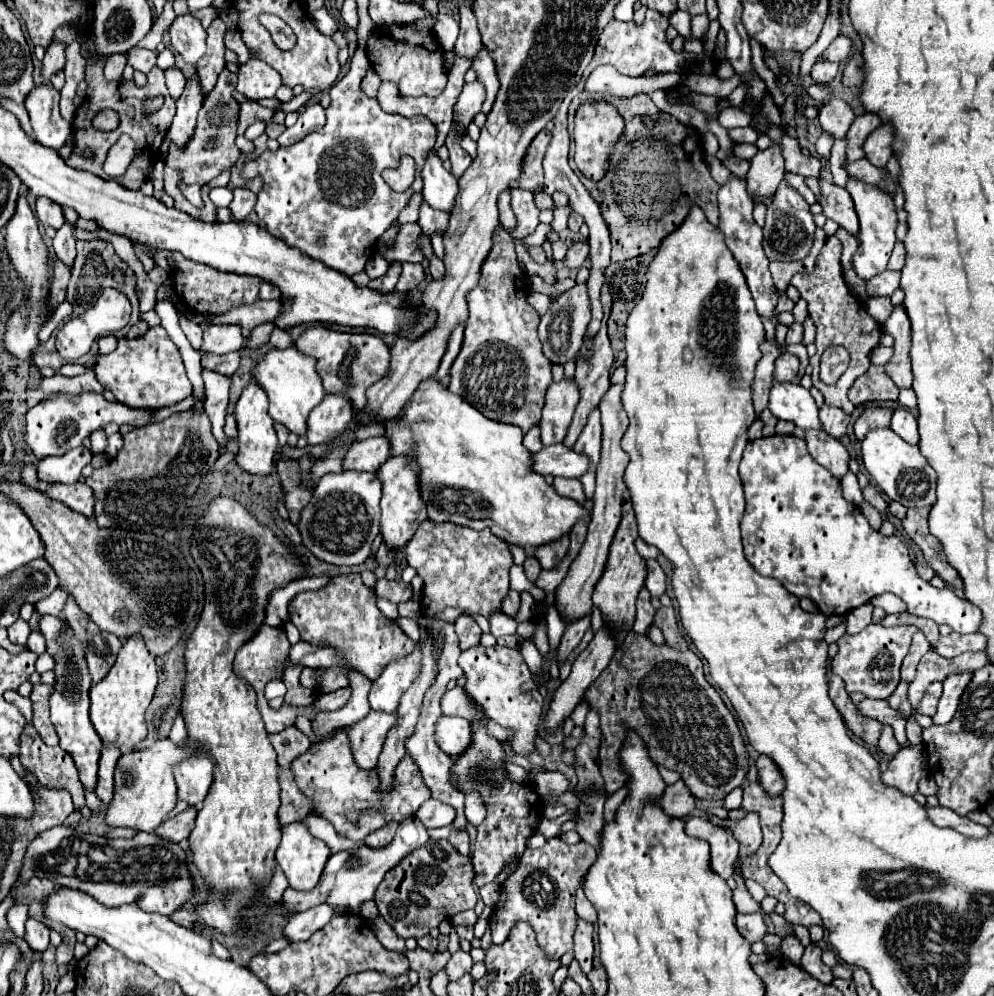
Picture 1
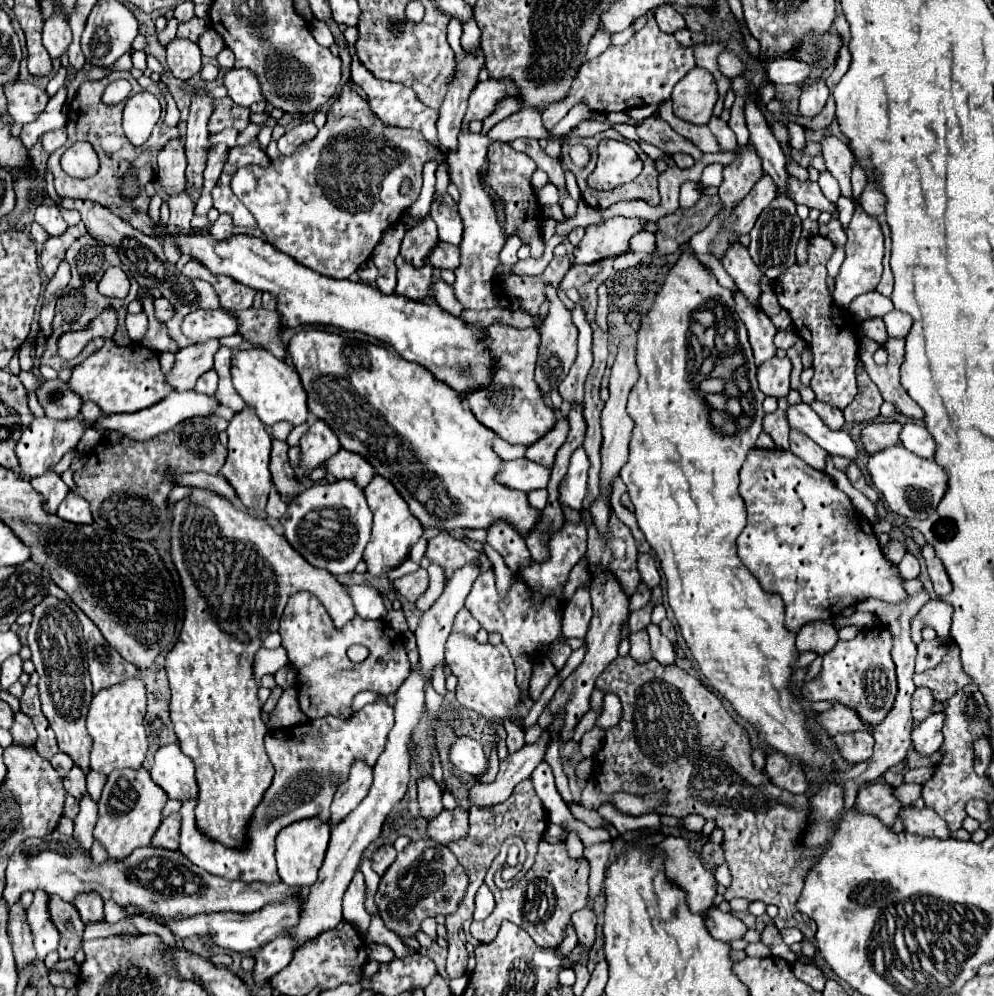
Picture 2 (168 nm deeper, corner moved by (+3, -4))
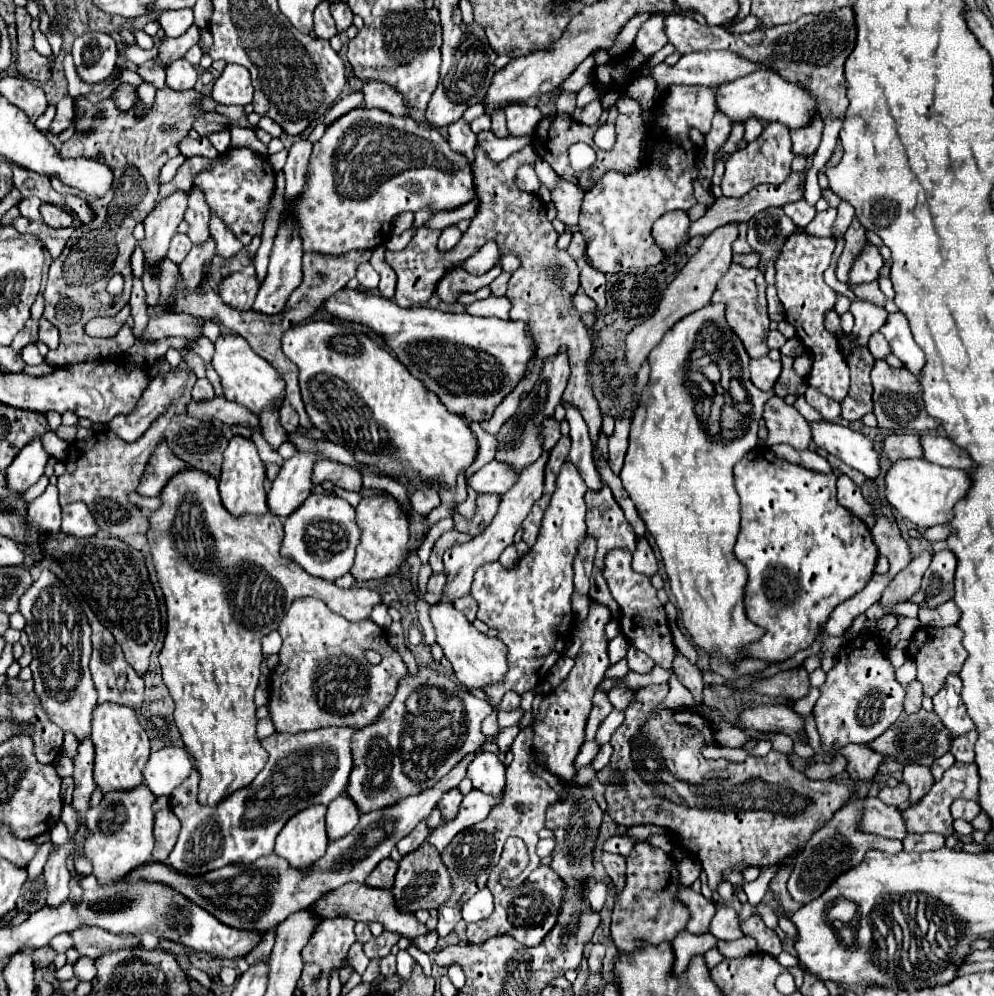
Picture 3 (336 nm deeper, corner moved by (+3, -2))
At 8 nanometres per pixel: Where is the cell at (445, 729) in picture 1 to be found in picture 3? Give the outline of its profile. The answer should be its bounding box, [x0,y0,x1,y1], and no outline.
[467,752,505,796]

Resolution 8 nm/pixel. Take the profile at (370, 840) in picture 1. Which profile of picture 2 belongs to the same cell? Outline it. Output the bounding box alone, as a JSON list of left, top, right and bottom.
[371,846,397,876]

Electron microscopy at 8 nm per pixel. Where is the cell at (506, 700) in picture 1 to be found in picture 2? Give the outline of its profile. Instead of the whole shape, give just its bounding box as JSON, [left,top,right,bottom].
[445,632,521,720]

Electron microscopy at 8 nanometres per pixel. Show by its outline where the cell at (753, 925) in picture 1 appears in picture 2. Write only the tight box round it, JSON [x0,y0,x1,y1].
[705,906,747,942]

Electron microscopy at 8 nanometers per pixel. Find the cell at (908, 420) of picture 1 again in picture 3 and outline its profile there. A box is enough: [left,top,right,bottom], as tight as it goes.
[921,434,973,472]

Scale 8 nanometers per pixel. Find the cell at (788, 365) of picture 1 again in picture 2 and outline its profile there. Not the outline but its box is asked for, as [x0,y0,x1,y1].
[757,358,791,396]

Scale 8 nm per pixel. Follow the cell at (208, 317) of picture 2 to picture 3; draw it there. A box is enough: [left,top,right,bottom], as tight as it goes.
[145,314,203,340]

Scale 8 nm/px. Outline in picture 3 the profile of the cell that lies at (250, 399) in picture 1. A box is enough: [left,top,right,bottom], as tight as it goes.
[219,436,269,514]

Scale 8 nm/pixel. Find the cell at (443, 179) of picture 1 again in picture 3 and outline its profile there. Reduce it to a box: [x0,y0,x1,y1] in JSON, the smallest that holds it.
[439,224,461,250]

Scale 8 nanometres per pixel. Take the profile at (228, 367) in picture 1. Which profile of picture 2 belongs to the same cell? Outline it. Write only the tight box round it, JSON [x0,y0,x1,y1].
[195,370,217,396]

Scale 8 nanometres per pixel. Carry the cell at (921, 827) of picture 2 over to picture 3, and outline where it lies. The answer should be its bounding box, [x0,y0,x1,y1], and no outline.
[861,796,909,840]

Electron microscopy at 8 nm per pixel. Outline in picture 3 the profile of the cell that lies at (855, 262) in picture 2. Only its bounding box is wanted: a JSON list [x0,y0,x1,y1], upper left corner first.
[847,242,883,286]

